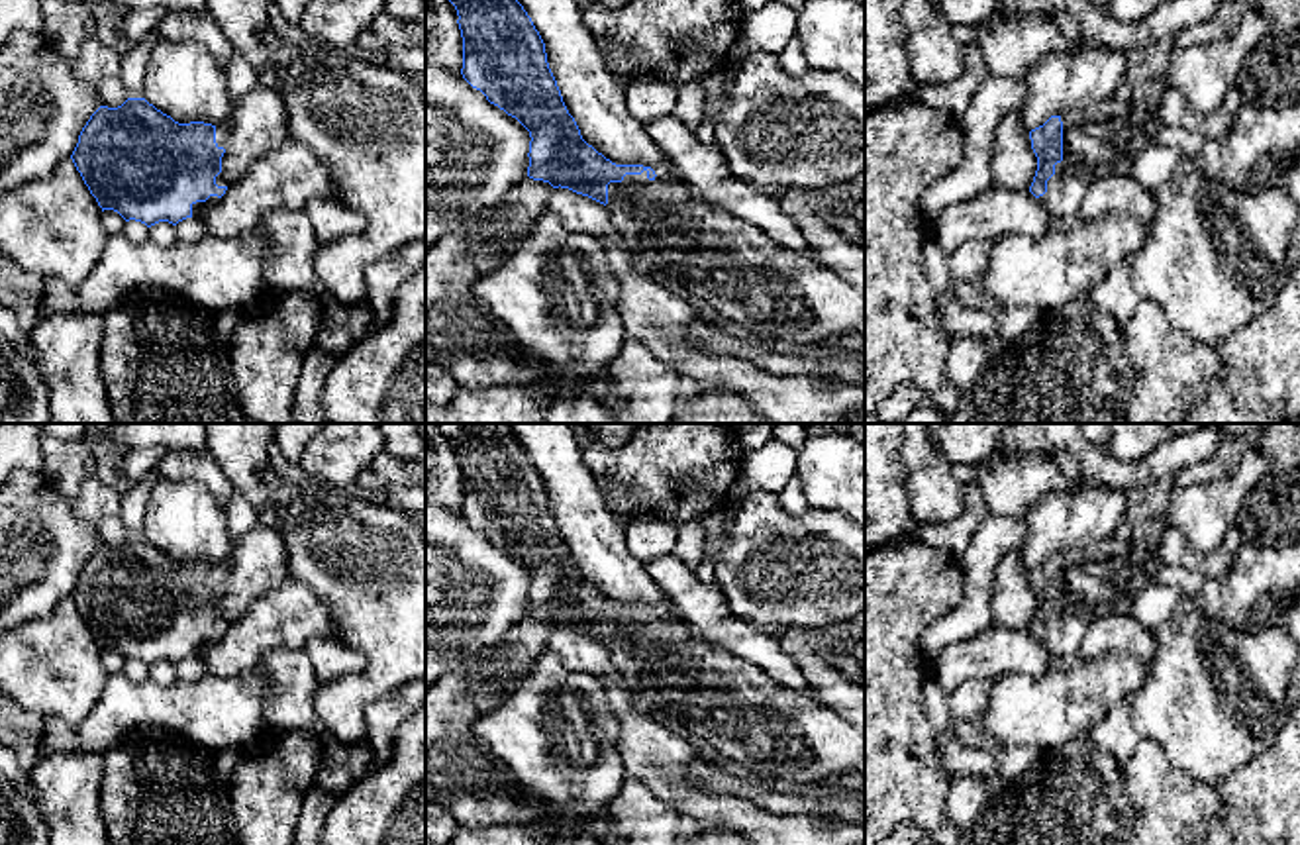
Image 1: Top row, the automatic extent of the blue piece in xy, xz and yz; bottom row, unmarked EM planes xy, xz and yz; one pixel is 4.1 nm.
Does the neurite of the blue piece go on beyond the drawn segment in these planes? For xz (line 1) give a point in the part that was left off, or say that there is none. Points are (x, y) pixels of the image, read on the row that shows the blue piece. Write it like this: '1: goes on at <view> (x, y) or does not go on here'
1: goes on at xz (734, 267)

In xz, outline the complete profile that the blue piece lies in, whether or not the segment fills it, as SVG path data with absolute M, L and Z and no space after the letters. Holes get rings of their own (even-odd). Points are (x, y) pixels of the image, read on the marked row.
M518 0L449 2L457 10L463 37L463 78L529 131L529 178L604 204L637 259L665 269L671 280L688 286L692 298L759 339L835 343L843 333L865 333L865 288L702 202L678 176L661 178L651 167L616 165L588 145L563 102L545 43Z

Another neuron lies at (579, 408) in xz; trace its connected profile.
M569 396L557 400L541 423L620 423L618 414L610 412L592 396Z

